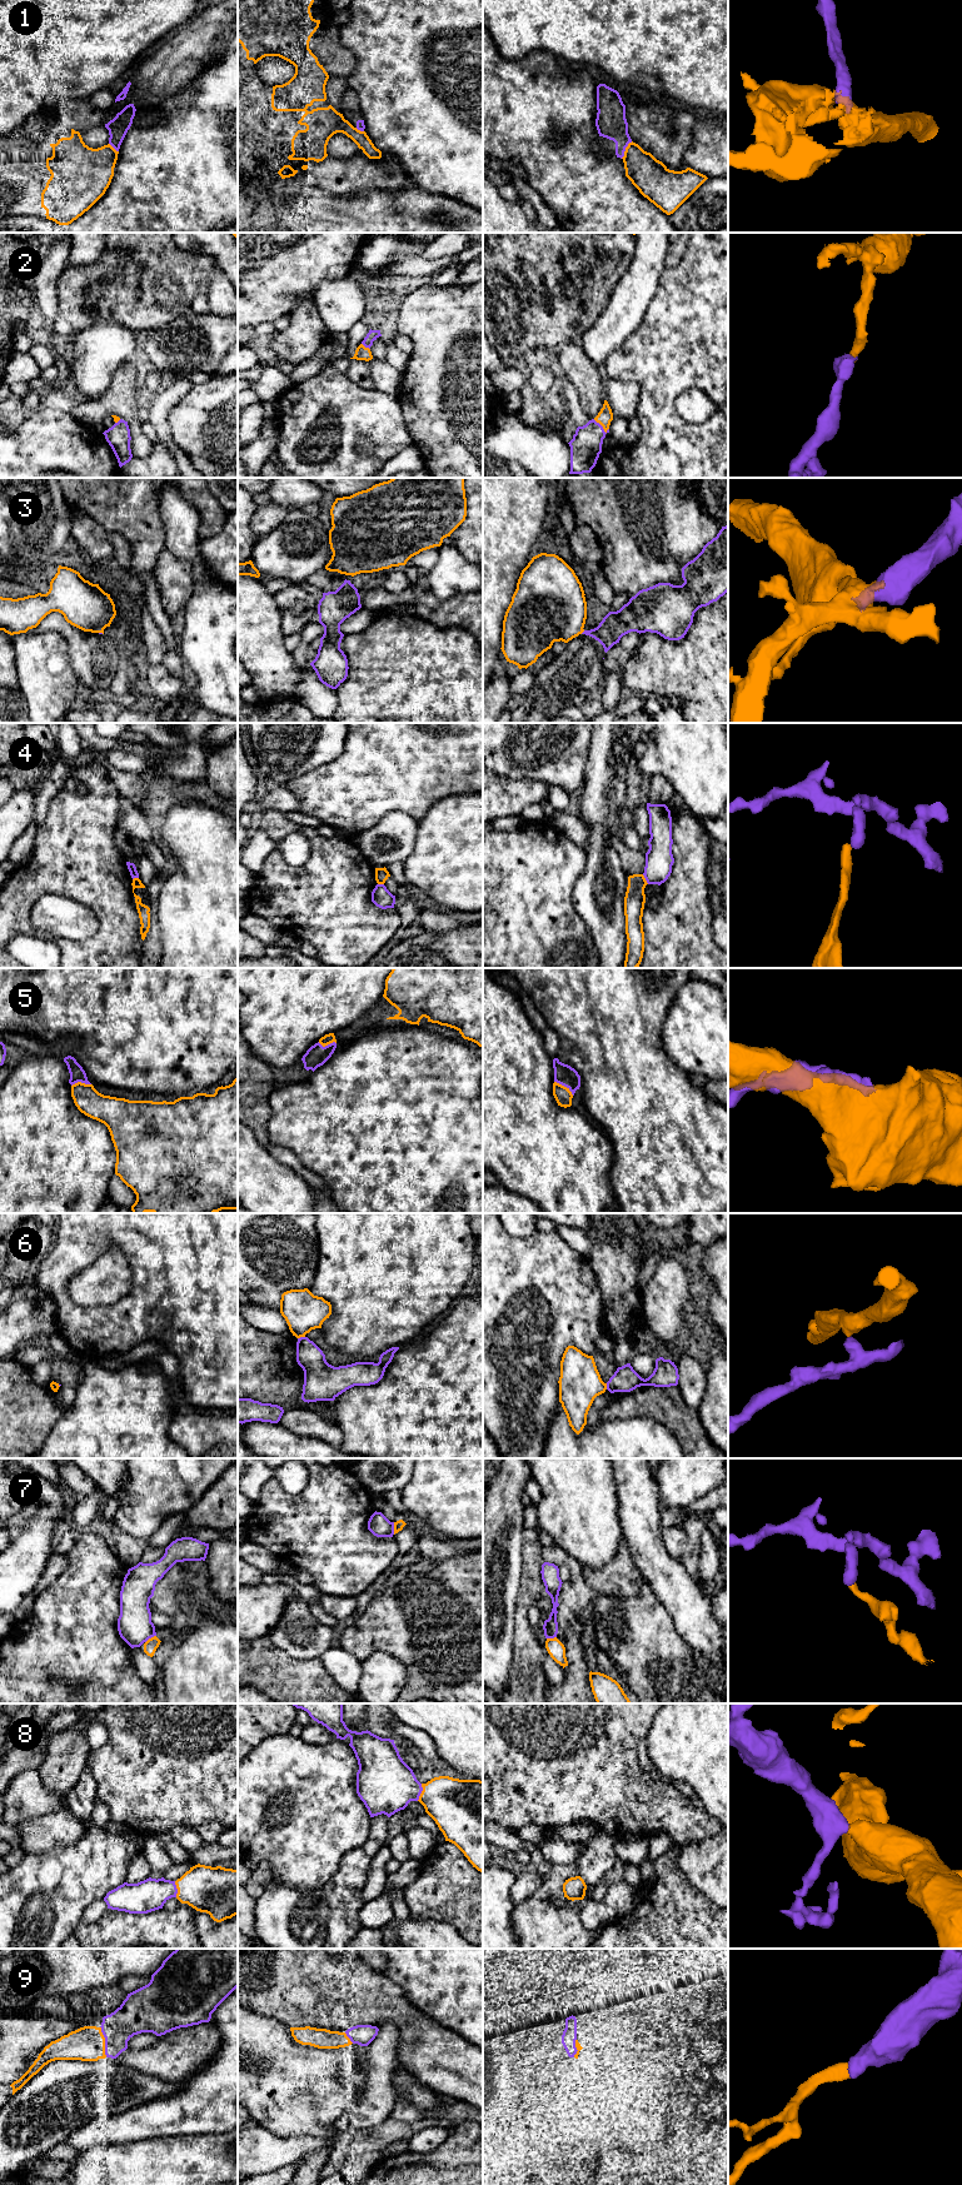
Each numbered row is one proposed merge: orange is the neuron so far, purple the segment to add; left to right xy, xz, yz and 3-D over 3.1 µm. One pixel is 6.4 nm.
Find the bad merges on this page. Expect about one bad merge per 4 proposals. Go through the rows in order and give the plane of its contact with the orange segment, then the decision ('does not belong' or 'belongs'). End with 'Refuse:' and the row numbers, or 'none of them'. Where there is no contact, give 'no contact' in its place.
1: yz | does not belong
2: yz | belongs
3: yz | does not belong
4: yz | does not belong
5: yz | belongs
6: xz | does not belong
7: xz | does not belong
8: xz | belongs
9: xy | belongs
Refuse: 1, 3, 4, 6, 7

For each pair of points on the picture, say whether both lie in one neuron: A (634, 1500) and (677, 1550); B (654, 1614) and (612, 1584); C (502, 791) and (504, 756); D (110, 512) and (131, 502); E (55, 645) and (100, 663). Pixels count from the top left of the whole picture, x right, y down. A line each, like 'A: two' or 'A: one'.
A: two
B: two
C: two
D: one
E: two

